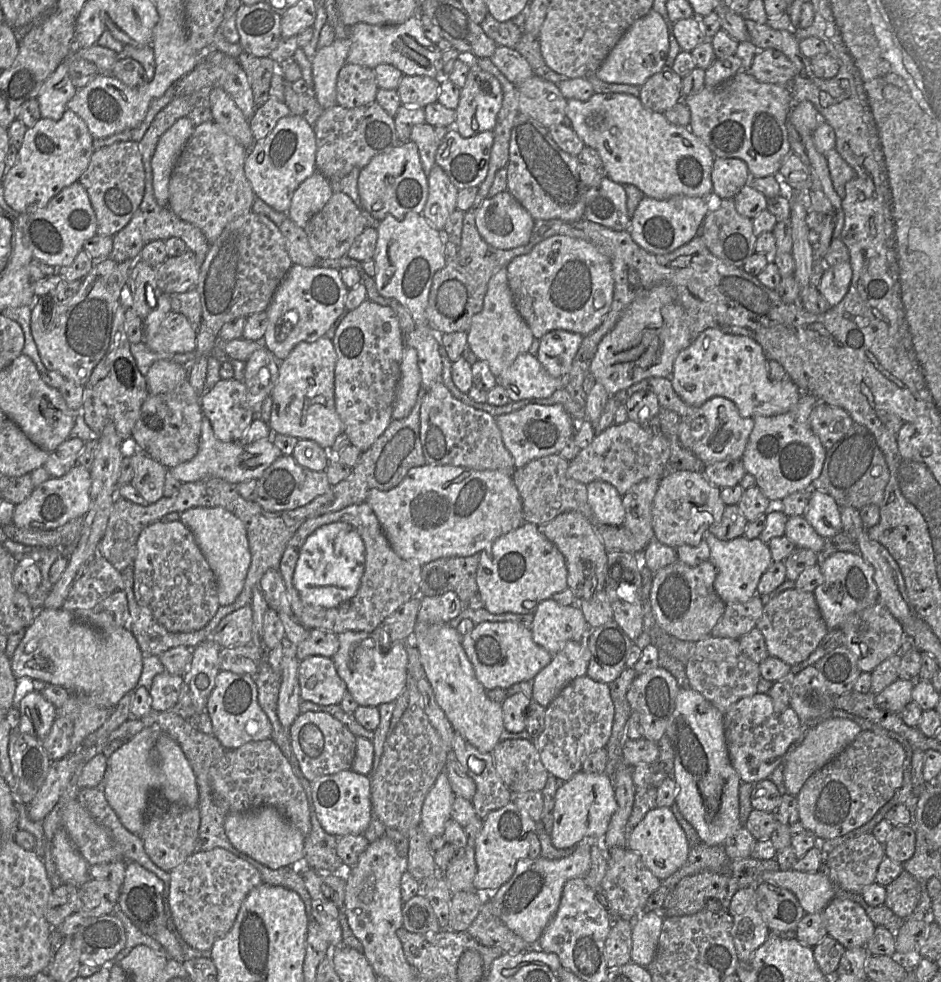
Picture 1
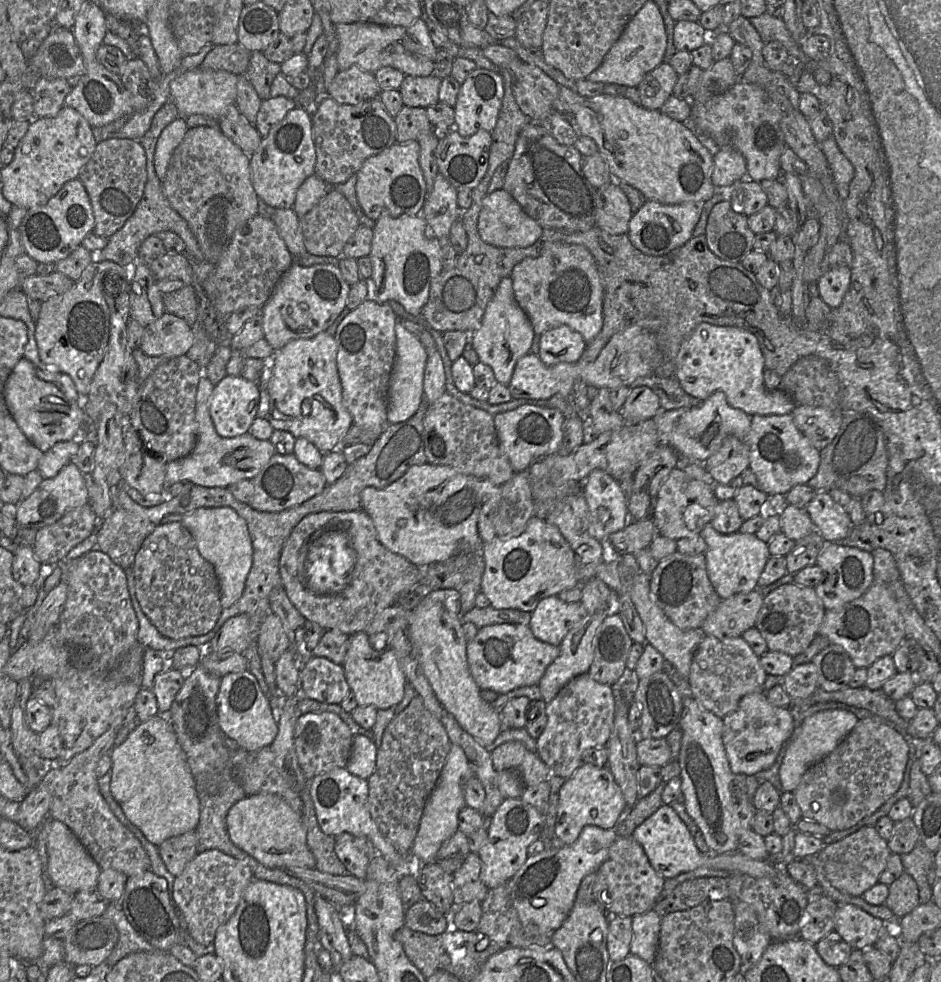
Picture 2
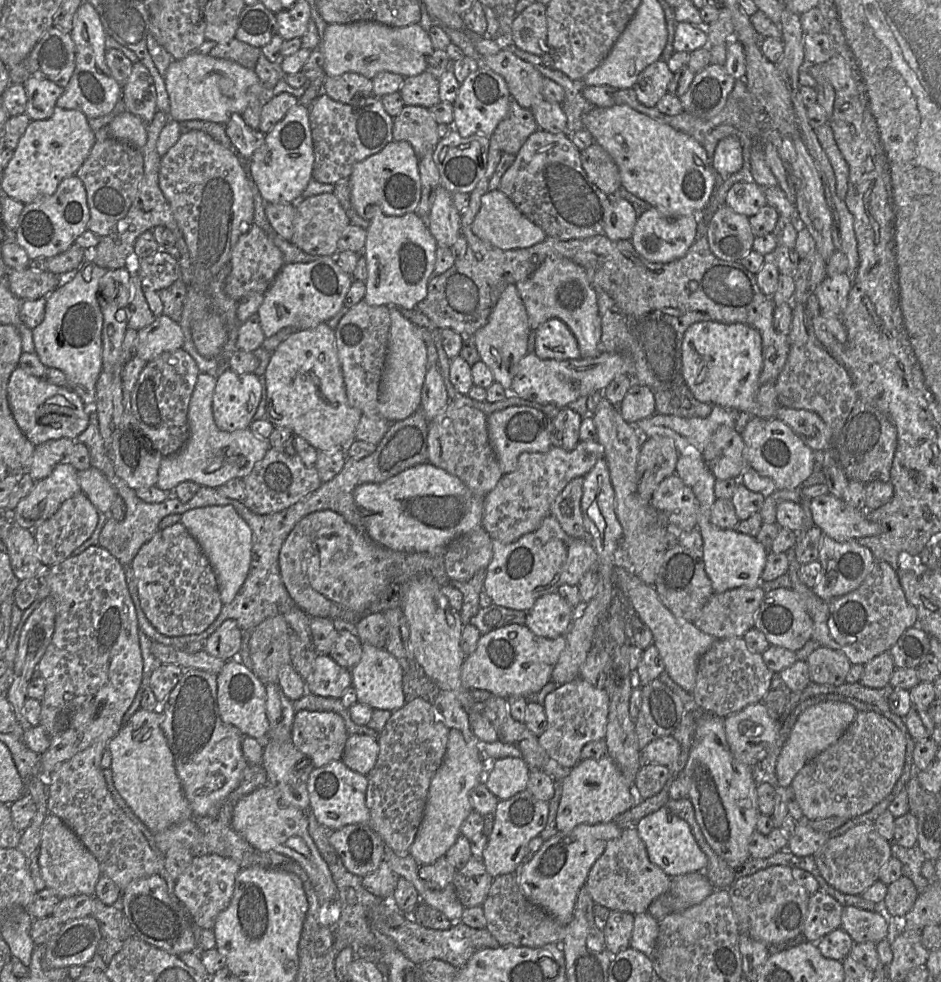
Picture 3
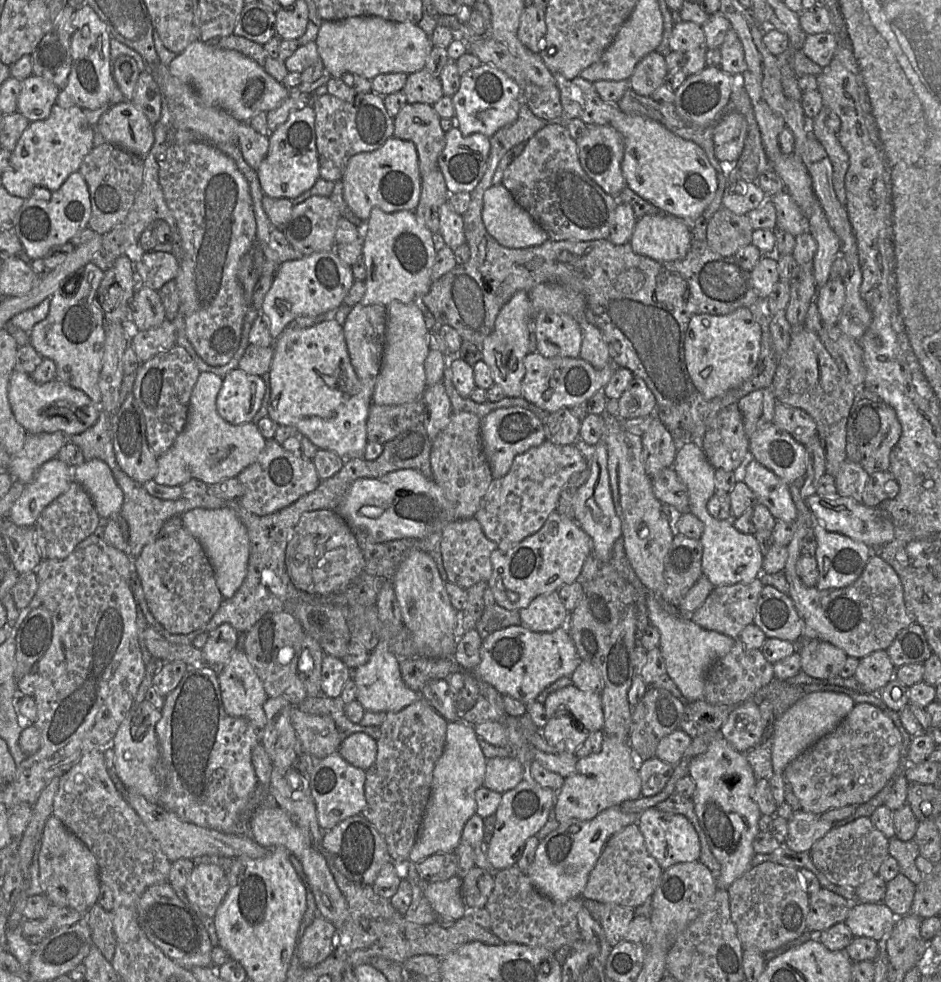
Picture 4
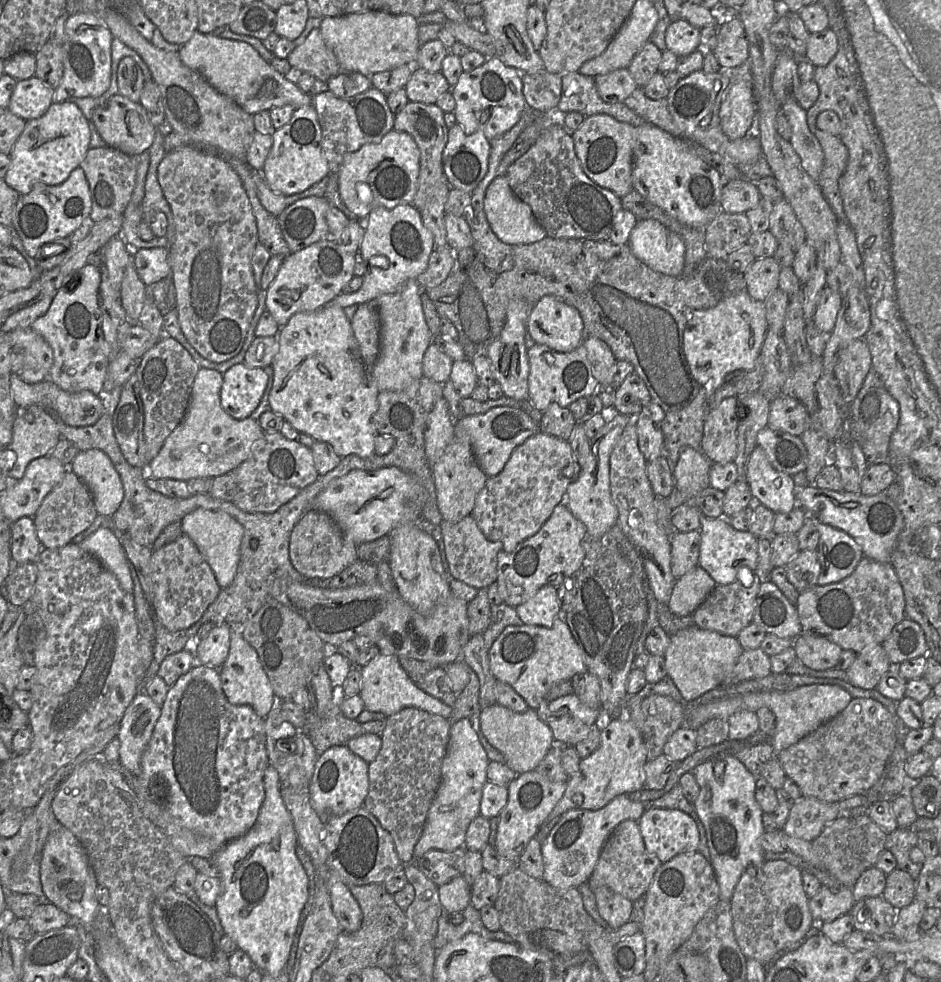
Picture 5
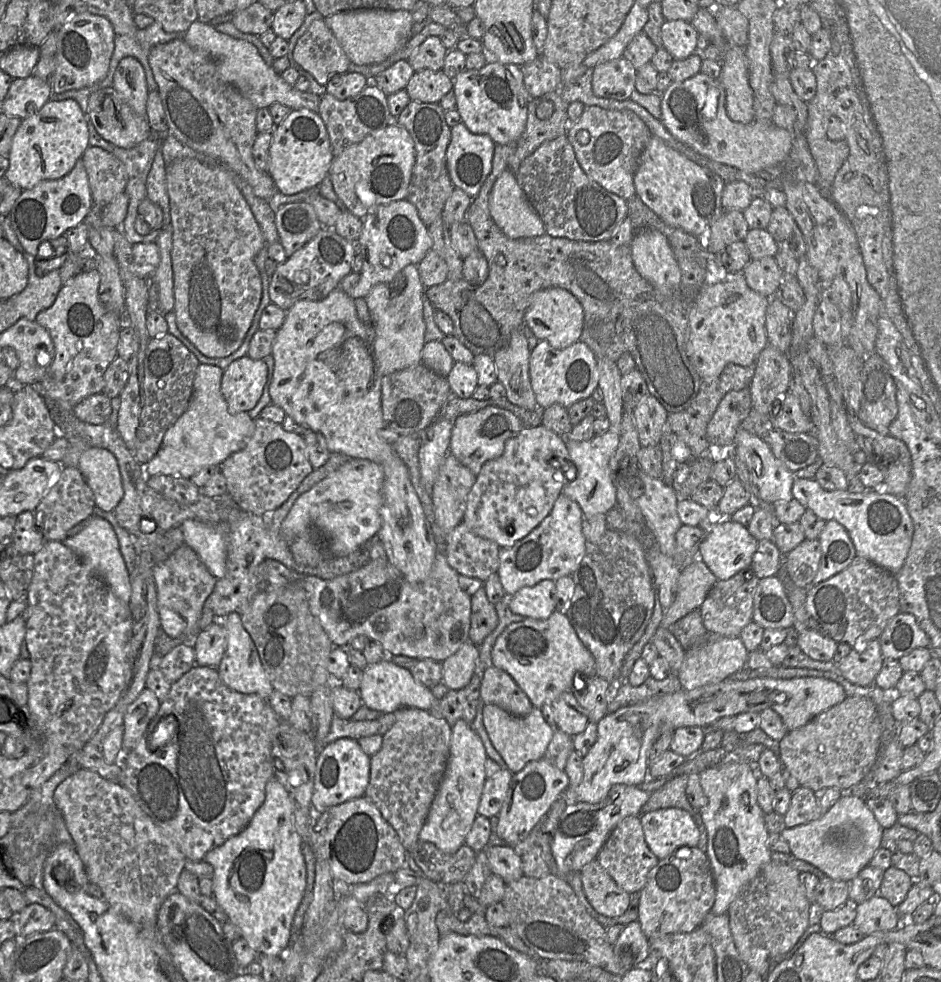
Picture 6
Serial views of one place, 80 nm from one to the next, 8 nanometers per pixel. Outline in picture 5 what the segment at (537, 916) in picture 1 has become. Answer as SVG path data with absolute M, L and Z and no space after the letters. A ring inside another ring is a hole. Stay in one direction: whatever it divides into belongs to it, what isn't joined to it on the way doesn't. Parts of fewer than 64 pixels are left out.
M621 794L596 811L572 809L565 812L541 843L544 865L542 880L558 889L577 888L586 883L615 827L625 820L638 821L644 811L643 803L632 801L627 795Z

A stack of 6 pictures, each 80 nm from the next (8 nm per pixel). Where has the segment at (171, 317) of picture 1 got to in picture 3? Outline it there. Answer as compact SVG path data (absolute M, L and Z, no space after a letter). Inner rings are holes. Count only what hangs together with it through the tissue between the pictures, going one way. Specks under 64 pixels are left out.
M162 314L153 323L138 330L136 355L147 362L182 348L183 343L184 335L179 323Z

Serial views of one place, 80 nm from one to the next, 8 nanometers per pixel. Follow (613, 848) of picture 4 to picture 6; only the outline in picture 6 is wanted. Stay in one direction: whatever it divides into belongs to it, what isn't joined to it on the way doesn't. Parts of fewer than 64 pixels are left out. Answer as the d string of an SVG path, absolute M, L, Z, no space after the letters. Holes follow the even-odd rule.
M639 816L626 817L616 825L600 850L597 860L616 884L629 894L641 891L651 870L659 862L645 841Z

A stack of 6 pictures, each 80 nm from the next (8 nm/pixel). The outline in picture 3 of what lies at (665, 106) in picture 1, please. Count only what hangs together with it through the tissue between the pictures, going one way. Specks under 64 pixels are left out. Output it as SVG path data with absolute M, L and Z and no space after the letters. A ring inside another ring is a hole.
M660 59L645 68L633 85L639 102L647 107L656 107L662 96L668 93L673 75L667 63Z

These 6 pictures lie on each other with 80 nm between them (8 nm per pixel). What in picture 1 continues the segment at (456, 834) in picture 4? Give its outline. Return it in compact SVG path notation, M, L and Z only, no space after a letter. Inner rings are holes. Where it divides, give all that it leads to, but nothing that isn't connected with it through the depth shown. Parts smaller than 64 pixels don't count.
M442 771L428 792L421 810L420 827L429 842L444 832L446 821L451 819L455 797L447 773Z

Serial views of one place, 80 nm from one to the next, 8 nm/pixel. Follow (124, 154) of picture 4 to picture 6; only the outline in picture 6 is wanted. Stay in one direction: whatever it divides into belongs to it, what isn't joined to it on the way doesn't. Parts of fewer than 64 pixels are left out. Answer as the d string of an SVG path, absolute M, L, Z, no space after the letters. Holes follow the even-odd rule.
M88 146L82 161L94 205L104 208L125 192L128 183L126 169L111 153L100 147Z

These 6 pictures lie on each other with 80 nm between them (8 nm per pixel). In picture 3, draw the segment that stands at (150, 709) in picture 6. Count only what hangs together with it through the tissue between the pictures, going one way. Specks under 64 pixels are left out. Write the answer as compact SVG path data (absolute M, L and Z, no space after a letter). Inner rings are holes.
M139 708L108 743L115 788L134 814L154 835L173 824L193 818L176 773L172 752L161 729L163 712Z

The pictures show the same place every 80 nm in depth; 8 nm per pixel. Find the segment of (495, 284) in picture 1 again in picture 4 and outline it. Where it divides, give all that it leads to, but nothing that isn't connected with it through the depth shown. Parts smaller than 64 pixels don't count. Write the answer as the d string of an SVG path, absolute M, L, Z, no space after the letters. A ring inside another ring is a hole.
M517 291L508 302L500 309L493 331L485 338L482 343L482 360L490 369L491 377L495 384L499 385L505 396L520 397L521 384L525 375L525 367L523 364L524 357L529 353L529 336L532 330L532 308L530 299L526 291Z

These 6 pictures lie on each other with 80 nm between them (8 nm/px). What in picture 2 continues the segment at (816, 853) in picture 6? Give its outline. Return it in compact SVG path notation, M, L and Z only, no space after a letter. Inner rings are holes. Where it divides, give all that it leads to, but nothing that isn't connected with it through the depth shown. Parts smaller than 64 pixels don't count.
M872 826L864 827L859 831L835 842L824 845L818 856L822 862L826 878L832 886L843 893L861 896L867 889L879 883L891 851L888 843Z

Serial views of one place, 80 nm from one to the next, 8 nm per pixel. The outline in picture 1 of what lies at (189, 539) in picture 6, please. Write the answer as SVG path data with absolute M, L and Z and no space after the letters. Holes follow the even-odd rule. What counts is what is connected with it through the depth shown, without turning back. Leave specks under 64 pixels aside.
M195 507L181 513L180 521L192 532L194 539L217 580L220 606L232 604L243 589L251 562L244 523L222 507Z

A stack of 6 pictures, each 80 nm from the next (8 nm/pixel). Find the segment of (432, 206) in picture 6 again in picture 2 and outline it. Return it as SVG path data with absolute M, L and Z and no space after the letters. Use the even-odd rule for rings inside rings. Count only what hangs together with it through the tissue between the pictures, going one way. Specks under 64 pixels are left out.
M403 106L394 117L396 125L396 142L417 141L420 135L427 134L433 130L429 121L426 108Z

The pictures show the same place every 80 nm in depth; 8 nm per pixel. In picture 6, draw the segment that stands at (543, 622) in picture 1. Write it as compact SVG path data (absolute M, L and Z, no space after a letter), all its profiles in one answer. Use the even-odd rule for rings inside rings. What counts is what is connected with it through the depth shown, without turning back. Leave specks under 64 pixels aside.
M543 580L508 596L510 610L525 618L546 620L556 611L556 581Z

